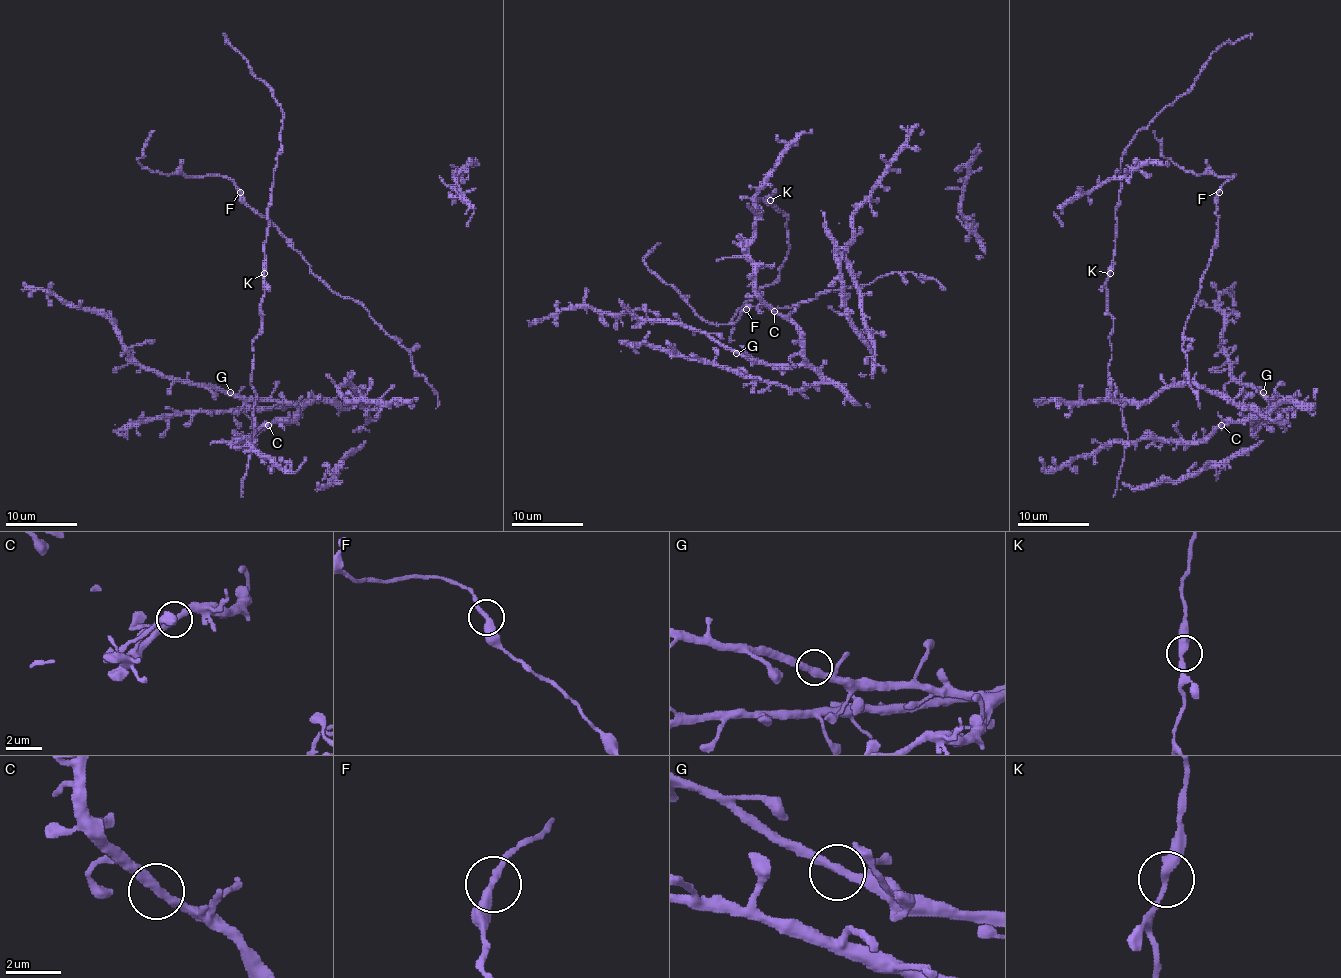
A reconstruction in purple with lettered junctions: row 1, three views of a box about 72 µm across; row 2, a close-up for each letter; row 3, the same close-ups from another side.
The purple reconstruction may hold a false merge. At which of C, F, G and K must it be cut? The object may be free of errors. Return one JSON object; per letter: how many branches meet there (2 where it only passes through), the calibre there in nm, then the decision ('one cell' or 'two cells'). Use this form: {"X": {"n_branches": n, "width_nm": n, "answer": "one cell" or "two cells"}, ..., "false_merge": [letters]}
{"C": {"n_branches": 2, "width_nm": 320, "answer": "one cell"}, "F": {"n_branches": 2, "width_nm": 320, "answer": "one cell"}, "G": {"n_branches": 2, "width_nm": 340, "answer": "one cell"}, "K": {"n_branches": 2, "width_nm": 320, "answer": "one cell"}, "false_merge": []}

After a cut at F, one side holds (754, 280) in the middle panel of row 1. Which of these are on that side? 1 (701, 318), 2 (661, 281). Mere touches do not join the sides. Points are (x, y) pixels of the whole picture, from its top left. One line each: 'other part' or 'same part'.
1: other part
2: other part

